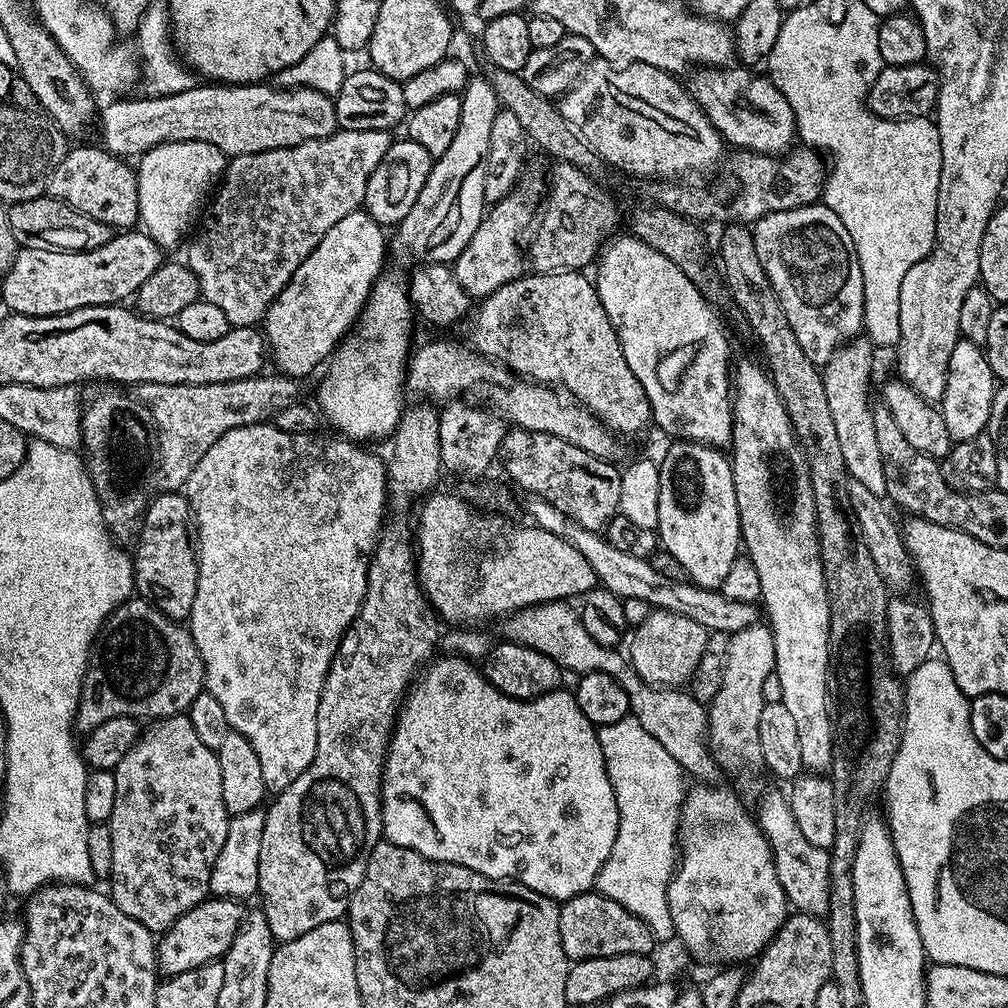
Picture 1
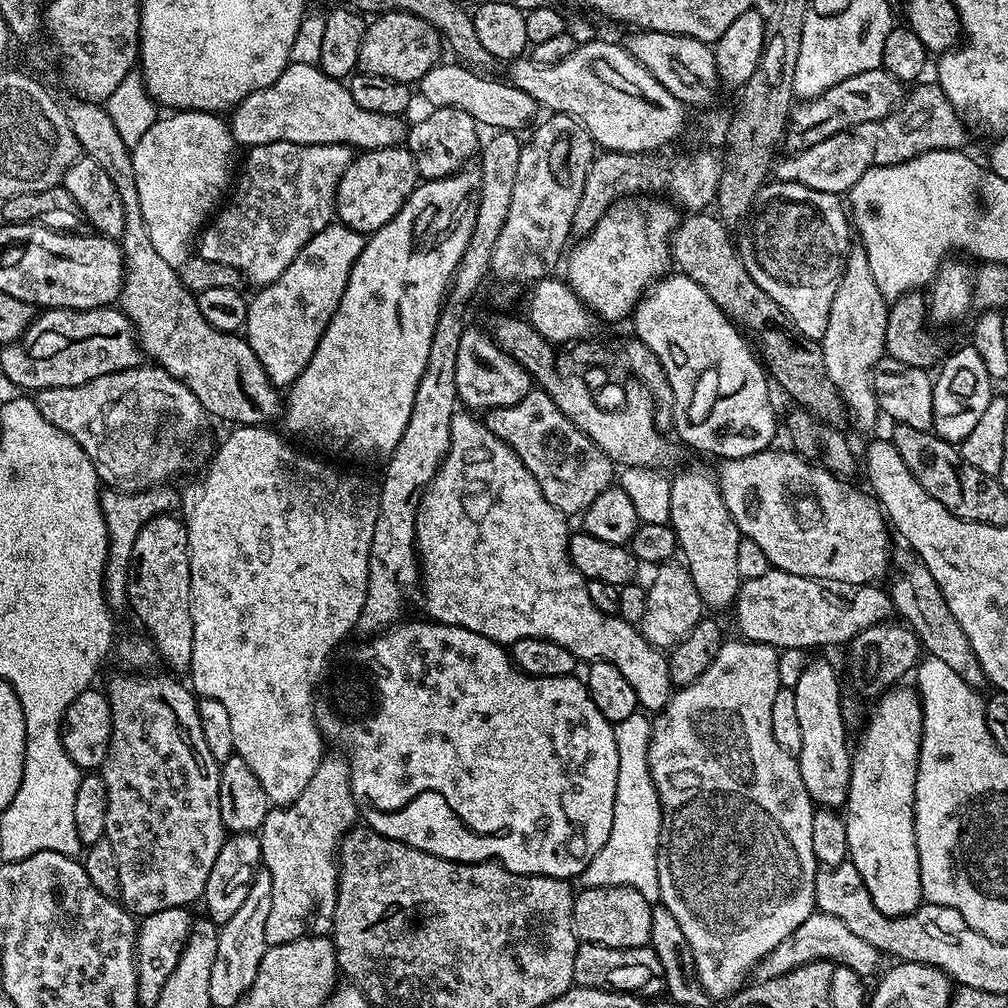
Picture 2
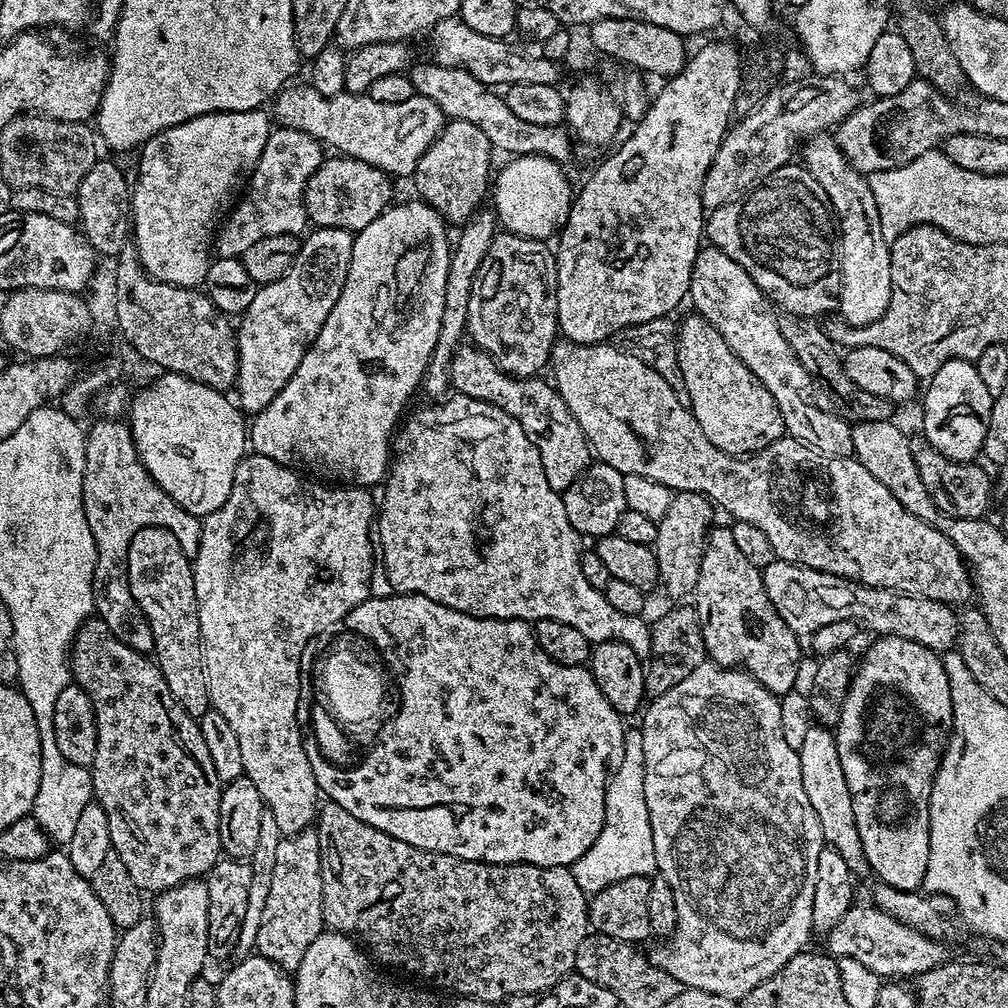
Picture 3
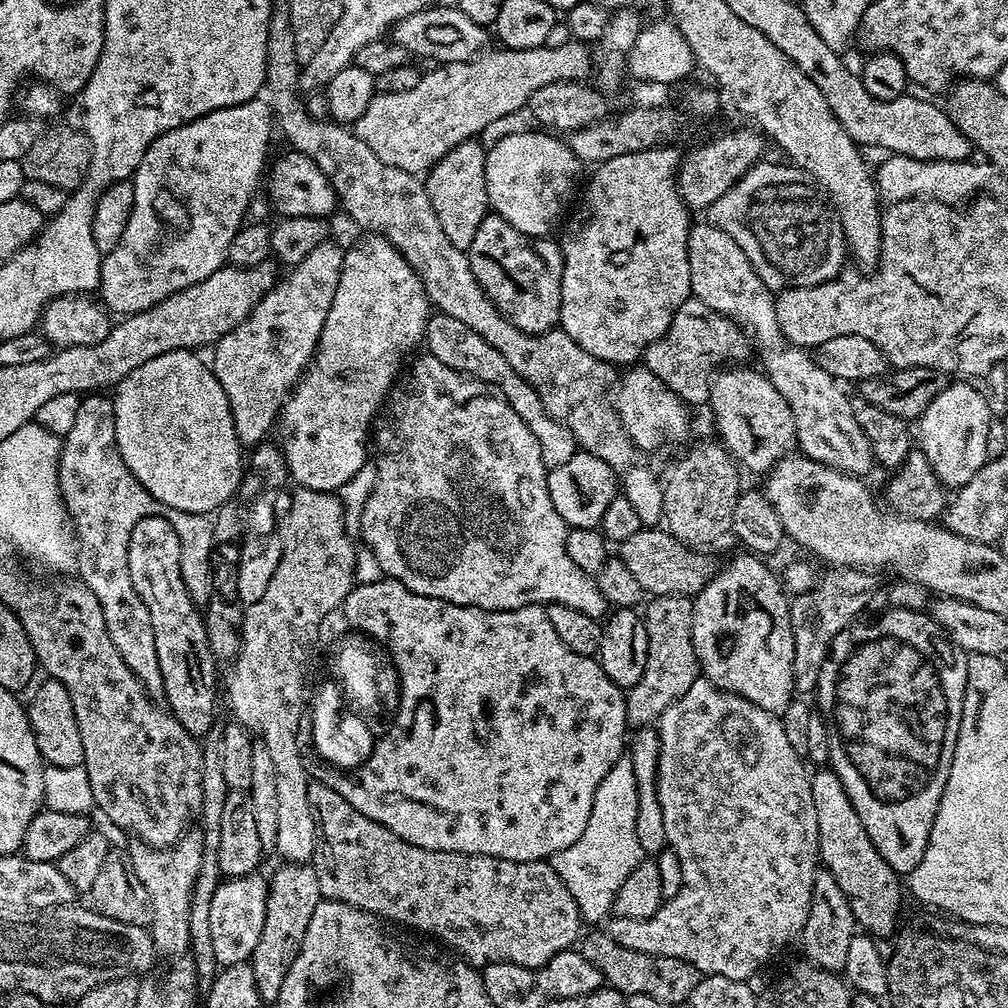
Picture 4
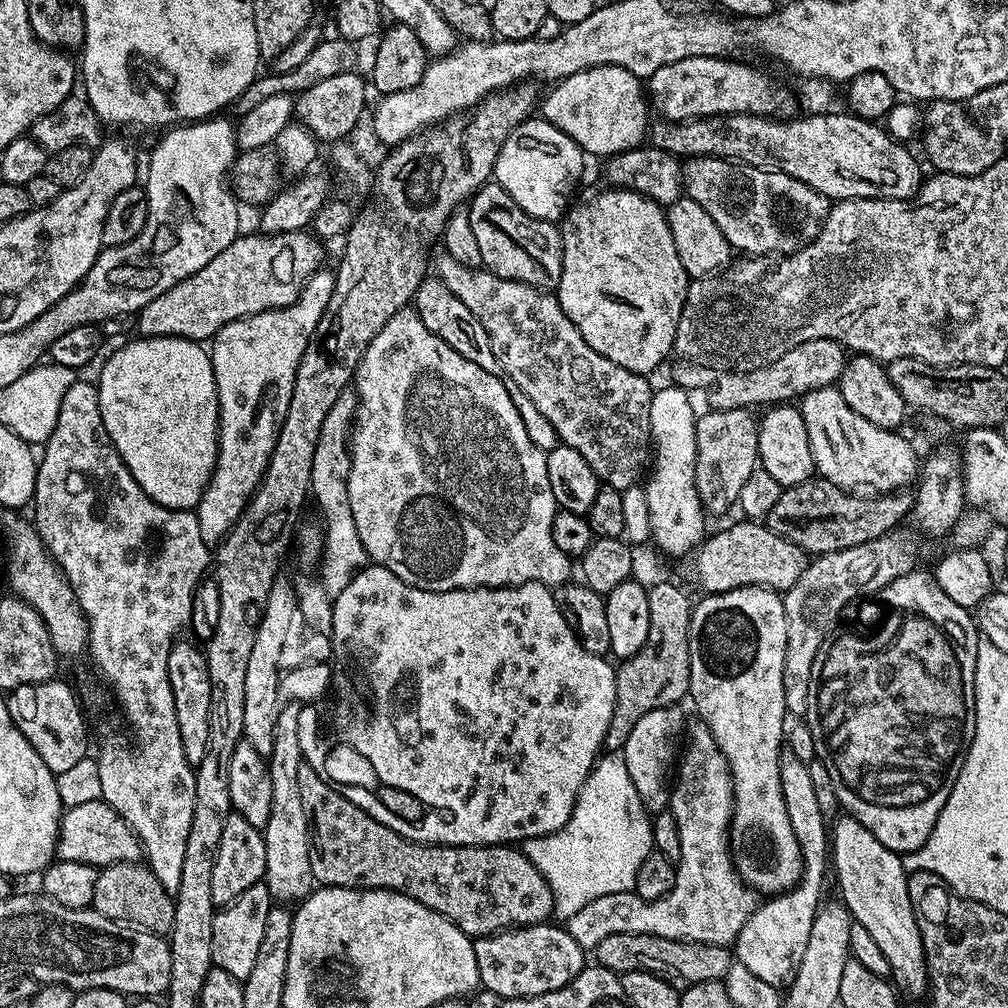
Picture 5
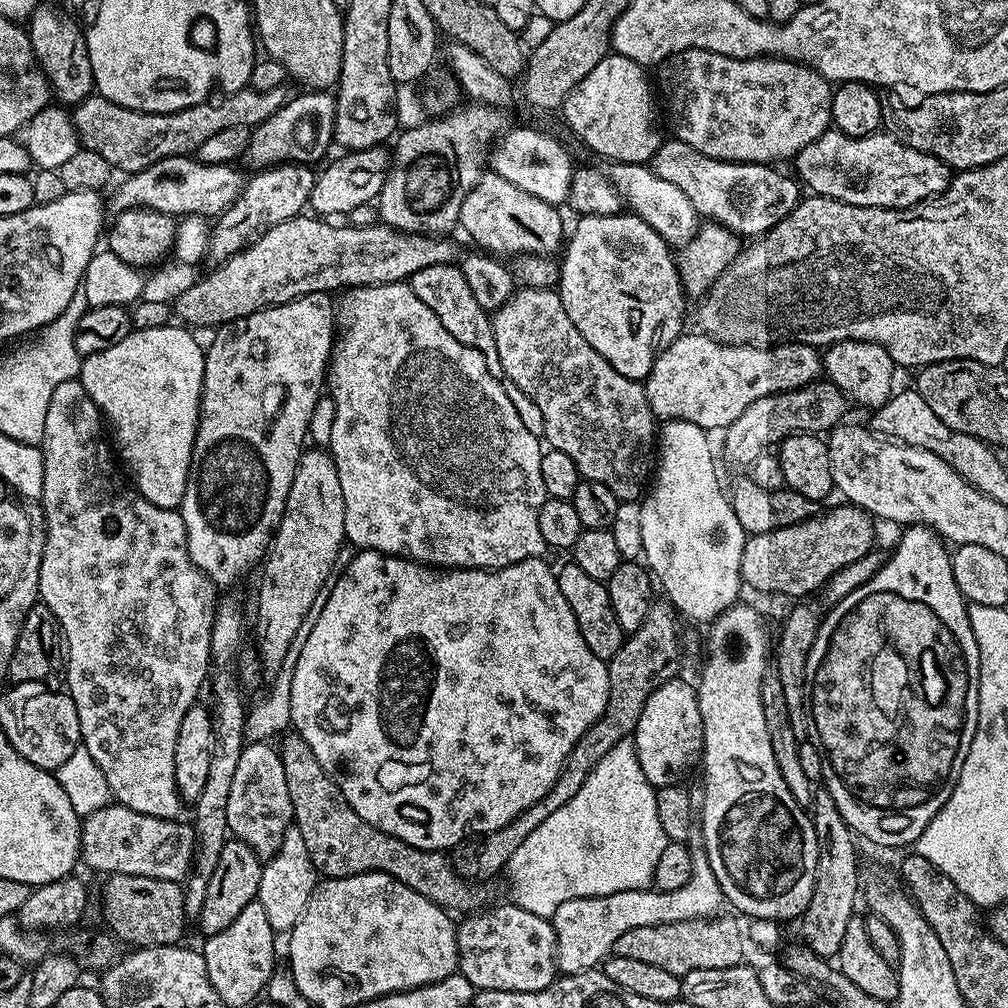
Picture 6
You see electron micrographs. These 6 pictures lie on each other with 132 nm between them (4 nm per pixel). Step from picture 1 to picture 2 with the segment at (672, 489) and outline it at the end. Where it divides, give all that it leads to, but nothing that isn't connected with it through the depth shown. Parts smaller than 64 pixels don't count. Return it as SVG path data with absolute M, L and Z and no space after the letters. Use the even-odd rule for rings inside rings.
M692 468L689 472L680 472L677 476L671 477L670 486L670 523L679 551L684 552L683 563L688 569L690 578L698 590L698 594L703 598L705 605L712 608L731 609L736 602L736 596L740 592L741 578L738 574L738 542L741 540L740 530L735 525L734 518L726 508L717 484L717 477L710 471L699 472Z

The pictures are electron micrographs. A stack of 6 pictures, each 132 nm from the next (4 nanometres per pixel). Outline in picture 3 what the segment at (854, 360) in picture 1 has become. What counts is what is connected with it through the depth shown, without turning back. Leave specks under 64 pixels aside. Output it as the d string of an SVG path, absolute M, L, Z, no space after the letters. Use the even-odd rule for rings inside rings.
M821 134L813 136L807 141L802 148L802 156L804 152L803 167L808 169L808 173L818 182L818 186L822 186L822 190L826 190L826 198L832 203L832 210L836 217L838 225L838 259L840 262L840 291L838 293L838 312L845 324L851 324L854 328L861 328L870 322L874 322L878 318L882 318L882 314L886 314L886 306L890 306L890 294L892 293L892 283L890 282L890 262L892 261L892 250L890 241L886 238L886 234L882 234L882 218L878 218L878 202L874 202L874 190L870 190L868 185L868 176L860 172L848 159L844 157L844 151L840 145L836 143L835 135Z

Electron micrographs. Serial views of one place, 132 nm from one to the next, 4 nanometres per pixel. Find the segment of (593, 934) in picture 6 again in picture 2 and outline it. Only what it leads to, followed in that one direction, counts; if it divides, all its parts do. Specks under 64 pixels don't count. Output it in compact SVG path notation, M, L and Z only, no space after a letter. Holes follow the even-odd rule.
M743 638L725 639L721 644L714 662L706 666L702 678L693 684L677 687L668 700L668 705L655 713L652 720L652 737L648 747L650 776L654 778L654 786L658 790L662 822L660 823L660 849L658 858L658 886L663 907L678 918L678 926L690 942L690 950L694 950L694 966L698 966L698 978L702 982L709 997L735 997L745 987L753 968L784 938L789 938L812 912L817 911L815 900L815 880L818 873L818 861L814 858L813 823L814 805L806 786L802 782L802 774L797 757L793 753L782 750L774 739L774 729L770 723L770 706L774 706L774 694L782 686L780 680L780 660L777 649L768 644L758 644Z

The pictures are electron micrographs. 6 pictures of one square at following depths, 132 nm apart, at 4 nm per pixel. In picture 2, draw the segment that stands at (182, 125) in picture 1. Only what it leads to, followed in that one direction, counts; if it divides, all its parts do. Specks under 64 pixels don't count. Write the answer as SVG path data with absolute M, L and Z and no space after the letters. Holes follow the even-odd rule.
M289 63L278 82L250 94L231 109L231 116L232 137L240 146L270 142L347 144L353 150L369 152L399 145L406 136L406 124L401 117L362 110L354 102L347 83L328 77L314 64Z

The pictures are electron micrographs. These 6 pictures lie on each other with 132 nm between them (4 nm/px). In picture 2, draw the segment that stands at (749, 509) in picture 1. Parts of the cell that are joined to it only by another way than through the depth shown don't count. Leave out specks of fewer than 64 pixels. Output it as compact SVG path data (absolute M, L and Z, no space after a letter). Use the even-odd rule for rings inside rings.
M812 660L792 688L802 729L802 750L798 763L802 782L813 805L840 810L848 803L852 777L852 752L848 732L844 729L844 712L840 709L840 680L828 660Z

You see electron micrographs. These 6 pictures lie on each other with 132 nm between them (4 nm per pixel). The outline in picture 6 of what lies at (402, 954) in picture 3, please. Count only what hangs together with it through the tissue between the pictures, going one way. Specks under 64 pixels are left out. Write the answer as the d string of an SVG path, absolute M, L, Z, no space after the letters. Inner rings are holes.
M288 734L280 742L278 751L282 770L286 770L286 790L290 790L294 826L302 834L306 850L310 850L310 862L314 862L321 877L346 878L367 872L390 874L390 878L398 878L398 882L410 886L410 890L418 890L422 898L430 898L432 904L459 914L471 914L489 903L485 885L461 875L457 865L455 868L443 851L431 852L410 846L402 842L402 838L394 838L360 817L358 810L346 802L339 783L328 777L329 769L314 758L314 750L310 750L306 738Z

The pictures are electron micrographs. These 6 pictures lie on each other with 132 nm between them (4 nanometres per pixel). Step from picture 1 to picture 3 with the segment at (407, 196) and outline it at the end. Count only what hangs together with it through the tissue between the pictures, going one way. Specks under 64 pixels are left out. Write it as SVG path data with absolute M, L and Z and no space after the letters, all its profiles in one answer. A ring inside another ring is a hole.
M332 154L325 158L310 174L304 191L304 205L309 221L316 228L341 228L353 234L362 231L378 214L393 203L393 177L380 168L372 168L366 162L353 160L351 156Z

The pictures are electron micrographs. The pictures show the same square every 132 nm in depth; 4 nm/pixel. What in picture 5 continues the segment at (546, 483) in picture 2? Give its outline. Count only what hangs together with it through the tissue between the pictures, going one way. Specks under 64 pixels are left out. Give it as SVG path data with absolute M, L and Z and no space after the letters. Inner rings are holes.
M425 278L416 291L414 311L420 315L422 322L426 322L426 330L430 330L430 334L438 334L438 338L442 338L446 346L458 350L462 358L470 358L474 366L482 366L486 374L494 374L494 378L503 380L506 394L510 394L510 402L514 402L514 406L518 406L518 414L522 414L522 426L526 426L526 434L530 434L530 442L534 442L534 446L538 446L538 450L542 450L545 454L553 452L558 443L554 426L550 426L550 422L542 418L542 410L538 410L538 406L534 406L534 402L530 402L526 394L522 394L518 382L504 375L502 362L498 362L498 358L494 358L494 350L490 350L490 338L486 338L486 330L482 330L482 322L478 322L474 314L470 314L468 307L458 299L458 294L454 294L438 278Z

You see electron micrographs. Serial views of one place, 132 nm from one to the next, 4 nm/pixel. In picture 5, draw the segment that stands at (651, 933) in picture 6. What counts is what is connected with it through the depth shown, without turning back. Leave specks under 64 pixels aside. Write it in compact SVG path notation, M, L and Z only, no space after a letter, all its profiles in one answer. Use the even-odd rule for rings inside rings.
M610 934L610 938L602 938L602 942L598 942L594 956L599 967L611 972L619 974L630 970L646 970L658 978L673 981L680 986L711 980L723 981L734 963L733 953L728 948L658 938L654 934Z

